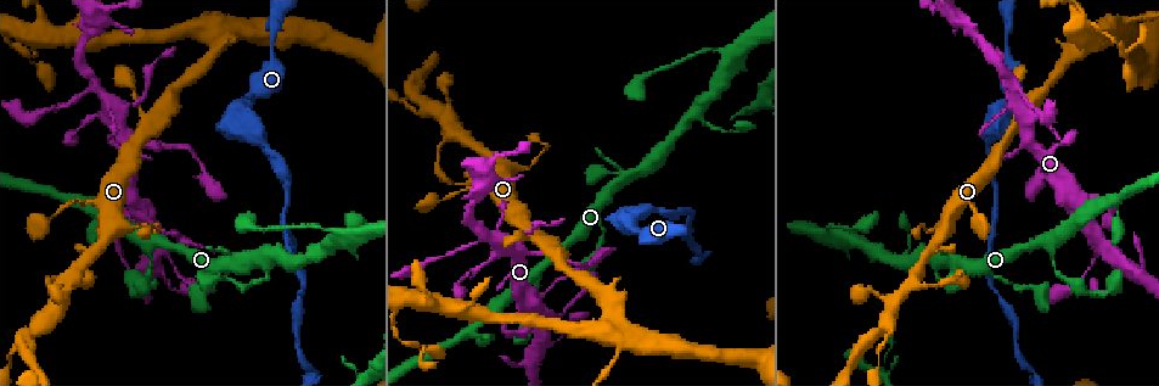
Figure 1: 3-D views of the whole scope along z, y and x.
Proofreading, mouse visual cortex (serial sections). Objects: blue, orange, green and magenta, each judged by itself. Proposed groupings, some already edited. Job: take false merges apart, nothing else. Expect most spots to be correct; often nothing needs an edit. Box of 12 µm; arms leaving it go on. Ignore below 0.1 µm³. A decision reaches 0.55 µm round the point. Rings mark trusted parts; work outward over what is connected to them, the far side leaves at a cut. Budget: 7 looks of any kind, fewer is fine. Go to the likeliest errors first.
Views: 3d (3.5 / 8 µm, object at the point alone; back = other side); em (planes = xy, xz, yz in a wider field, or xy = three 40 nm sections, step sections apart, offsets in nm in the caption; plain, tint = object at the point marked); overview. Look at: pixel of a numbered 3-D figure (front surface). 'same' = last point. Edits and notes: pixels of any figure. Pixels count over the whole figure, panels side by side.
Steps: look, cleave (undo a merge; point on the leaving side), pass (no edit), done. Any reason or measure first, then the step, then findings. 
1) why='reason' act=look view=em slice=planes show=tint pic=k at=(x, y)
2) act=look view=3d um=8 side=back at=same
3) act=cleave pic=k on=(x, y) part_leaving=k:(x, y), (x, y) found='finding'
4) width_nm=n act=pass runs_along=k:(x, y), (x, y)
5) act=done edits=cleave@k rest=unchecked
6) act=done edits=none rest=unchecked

why='sudden change in width' act=look view=3d um=8 pic=1 at=(315, 224)

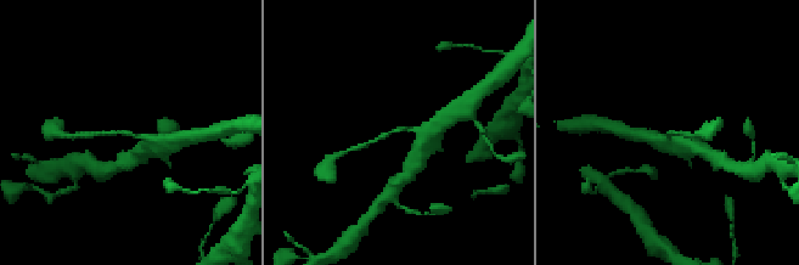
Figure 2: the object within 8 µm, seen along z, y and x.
arm_widths_nm=150,350 act=look view=em slice=xy step=1 show=tint pic=2 at=(670, 135)

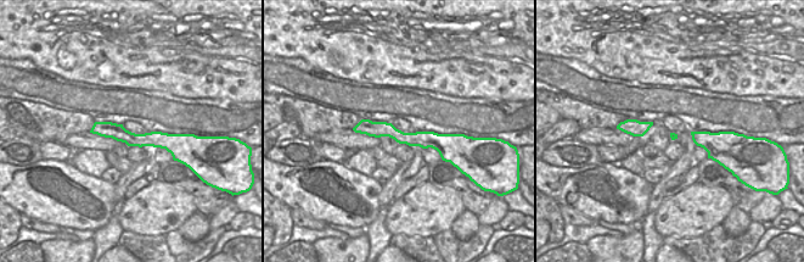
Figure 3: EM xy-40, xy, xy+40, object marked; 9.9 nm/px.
act=pass runs_along=3:(358, 128), (451, 143) found='one cell here'

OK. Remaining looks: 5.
why='a fork' act=look view=3d um=3.5 pic=1 at=(538, 269)

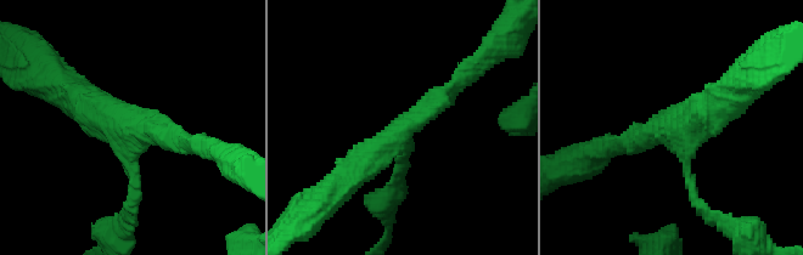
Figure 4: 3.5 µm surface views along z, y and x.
arm_widths_nm=150,250,450 act=pass found='all the same cell'

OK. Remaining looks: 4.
why='thin neck' act=look view=3d um=3.5 pic=1 at=(32, 62)

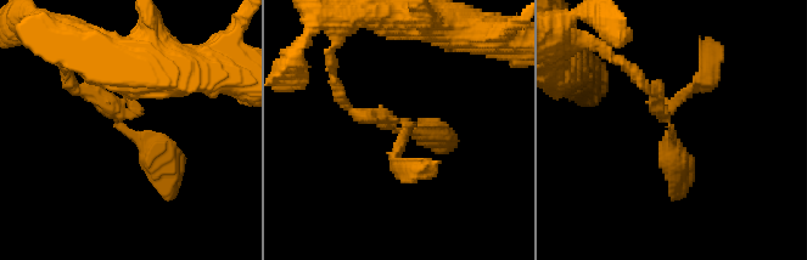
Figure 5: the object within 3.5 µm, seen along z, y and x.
act=look view=em slice=xy step=3 show=tint pic=5 at=(670, 130)

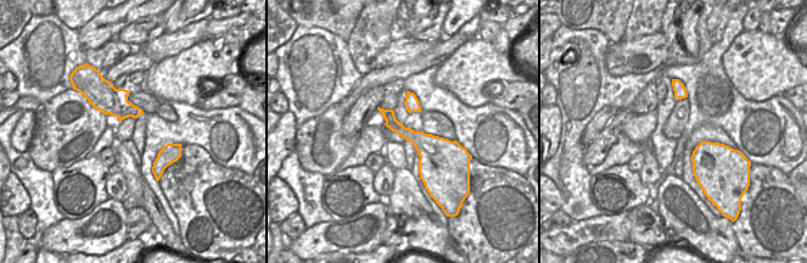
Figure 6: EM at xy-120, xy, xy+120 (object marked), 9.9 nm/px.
why='cut it another way' act=look view=em slice=xy step=5 show=tint at=same

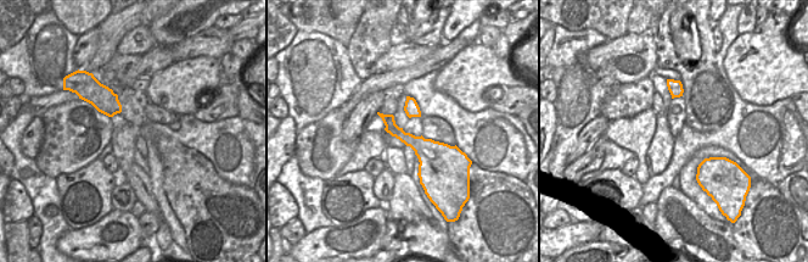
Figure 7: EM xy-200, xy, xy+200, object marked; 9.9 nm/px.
width_nm=200 act=pass runs_along=5:(71, 82), (168, 167), (164, 197) found='one cell here'

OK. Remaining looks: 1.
act=done edits=none rest=unchecked

